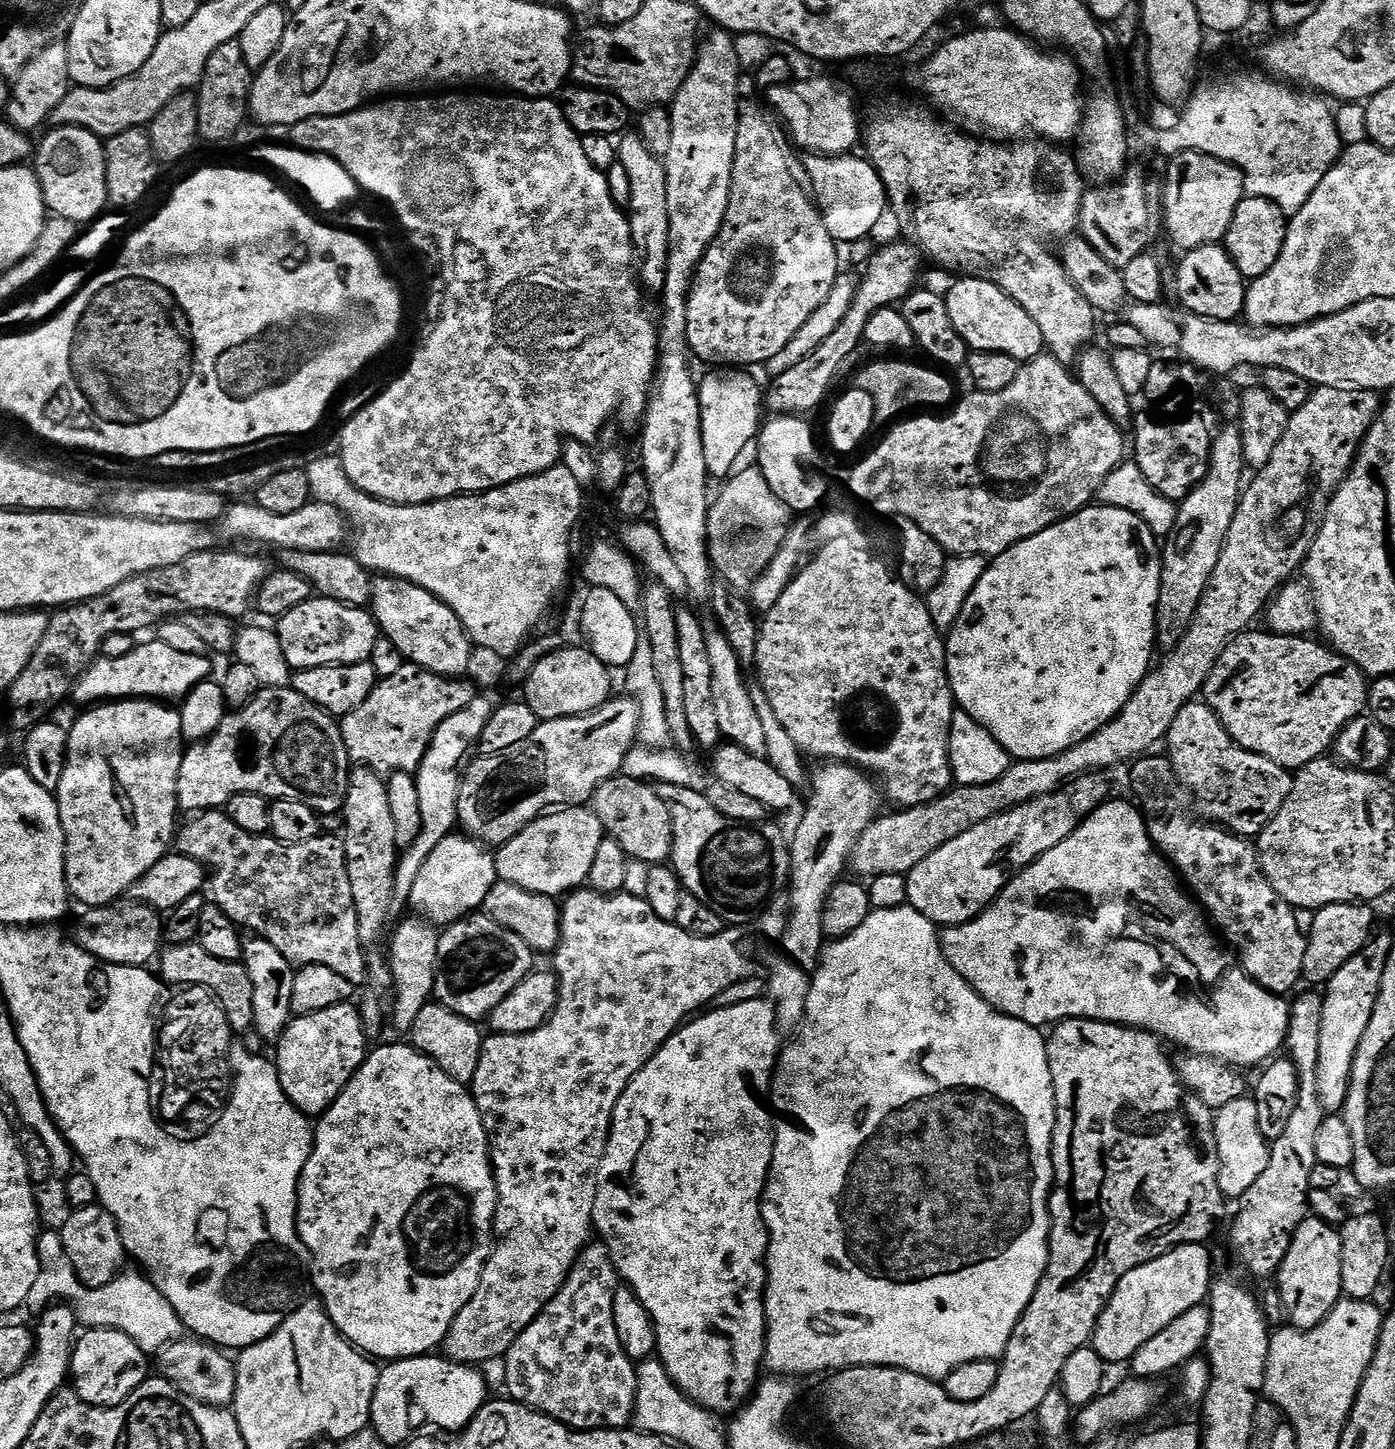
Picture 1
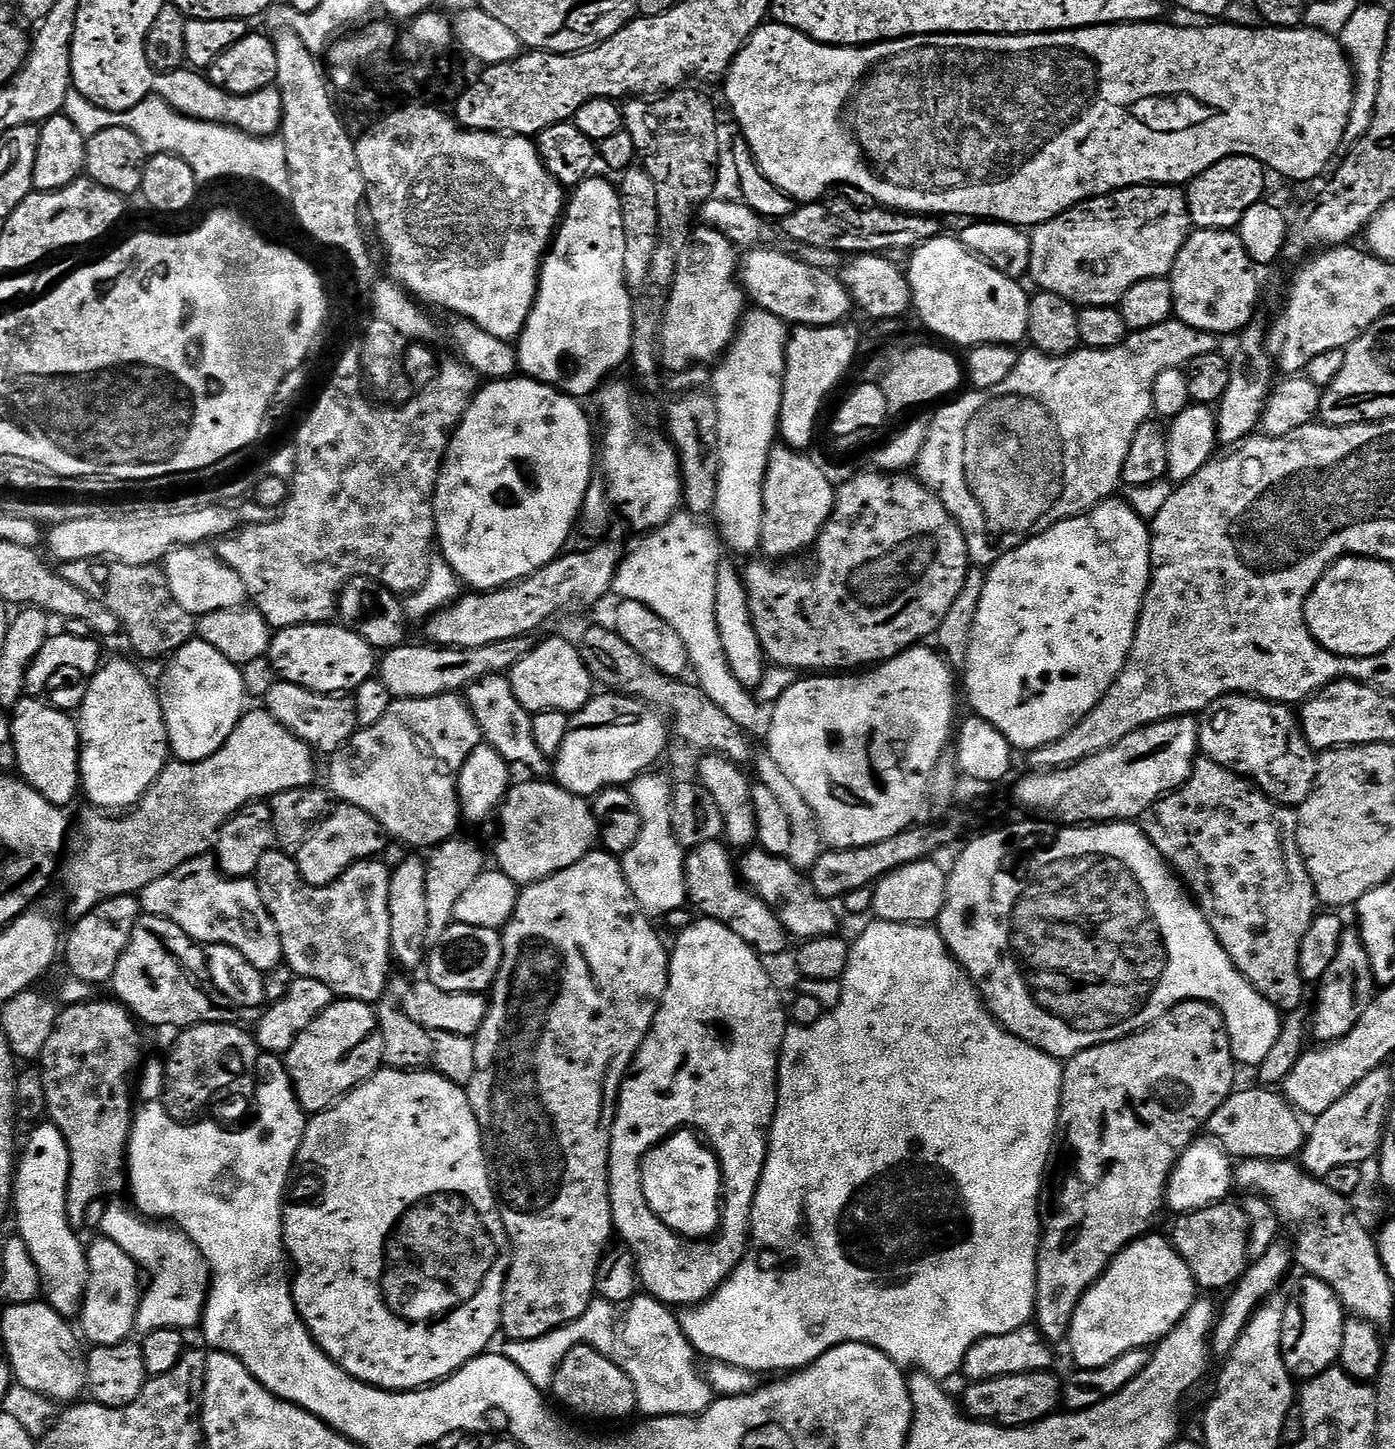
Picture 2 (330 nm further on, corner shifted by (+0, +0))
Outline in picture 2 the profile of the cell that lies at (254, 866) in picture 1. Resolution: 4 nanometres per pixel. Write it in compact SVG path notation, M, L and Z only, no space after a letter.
M270 850L262 858L262 862L258 862L258 870L254 877L258 890L262 894L262 902L270 914L270 918L274 918L274 926L278 926L278 934L280 935L282 950L284 951L284 960L286 964L289 964L289 966L296 971L295 975L305 980L321 980L322 982L326 982L326 986L330 986L337 997L361 1000L362 1003L371 1005L375 1005L377 1002L383 1000L389 991L388 967L393 967L394 964L390 936L390 882L392 872L389 866L387 868L382 861L383 859L380 858L360 860L354 866L347 868L334 882L330 882L321 888L315 888L307 884L300 877L300 871L298 870L296 861L289 853L279 850Z

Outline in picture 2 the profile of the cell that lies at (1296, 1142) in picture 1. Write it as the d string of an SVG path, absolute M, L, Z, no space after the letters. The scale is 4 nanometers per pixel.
M1345 927L1338 942L1338 954L1334 954L1334 962L1330 962L1330 970L1326 970L1317 988L1320 989L1316 992L1316 1009L1310 1012L1310 1032L1315 1039L1316 1036L1320 1039L1317 1041L1321 1045L1332 1044L1336 1040L1346 1038L1346 1034L1350 1034L1350 1030L1358 1026L1358 1018L1366 1014L1368 1005L1374 999L1370 958L1355 927Z

